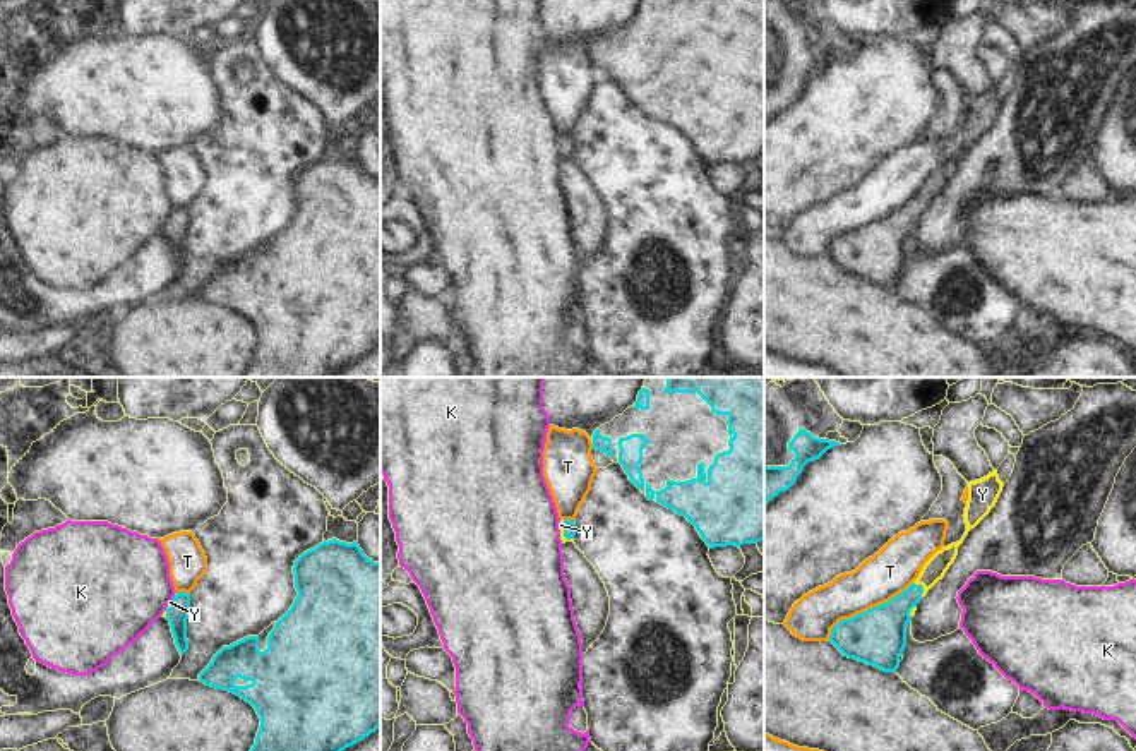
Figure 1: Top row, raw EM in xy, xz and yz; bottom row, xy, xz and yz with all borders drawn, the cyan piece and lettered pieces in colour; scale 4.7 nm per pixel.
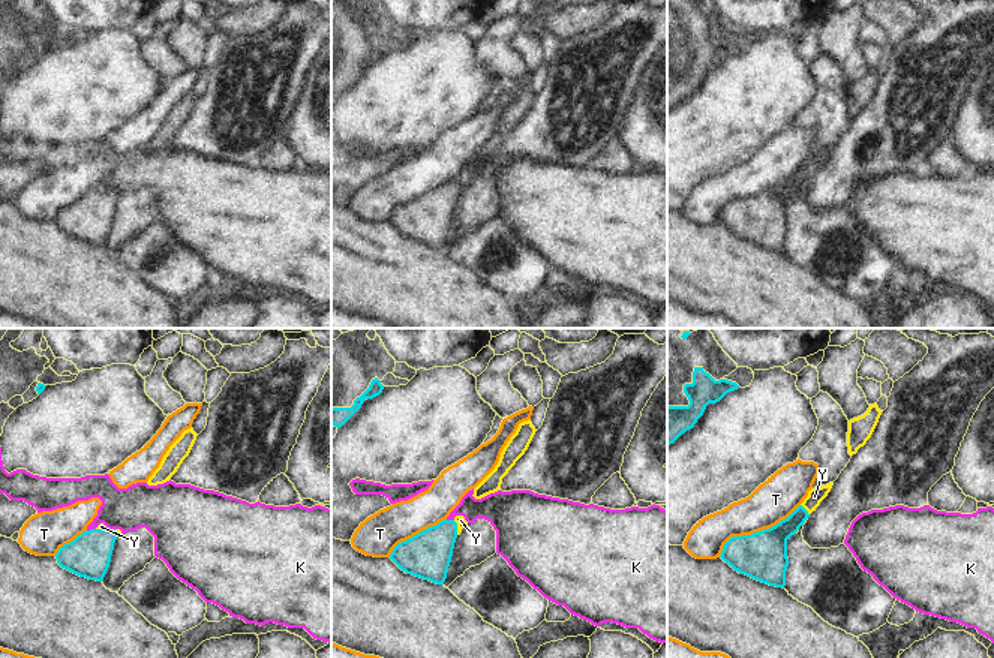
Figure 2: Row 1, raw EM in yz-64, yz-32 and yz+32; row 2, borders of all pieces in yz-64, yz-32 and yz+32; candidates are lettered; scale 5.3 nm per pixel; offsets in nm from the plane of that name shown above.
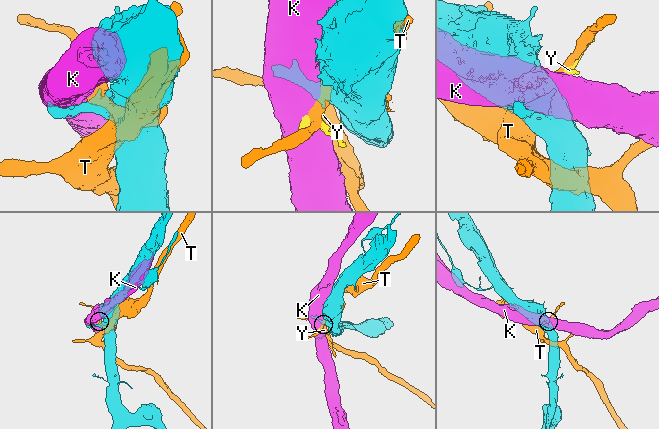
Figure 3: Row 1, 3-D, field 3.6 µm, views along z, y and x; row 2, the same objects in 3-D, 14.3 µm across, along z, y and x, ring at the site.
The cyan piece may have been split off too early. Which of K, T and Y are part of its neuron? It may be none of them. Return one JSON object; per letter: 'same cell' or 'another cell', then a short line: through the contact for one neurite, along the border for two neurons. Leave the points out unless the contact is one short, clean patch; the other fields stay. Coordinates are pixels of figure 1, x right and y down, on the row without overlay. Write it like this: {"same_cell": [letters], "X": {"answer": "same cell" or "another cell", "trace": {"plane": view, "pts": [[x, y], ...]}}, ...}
{"same_cell": ["Y"], "K": {"answer": "another cell"}, "T": {"answer": "another cell"}, "Y": {"answer": "same cell", "trace": {"plane": "yz", "pts": [[884, 242], [922, 204], [934, 186]]}}}

